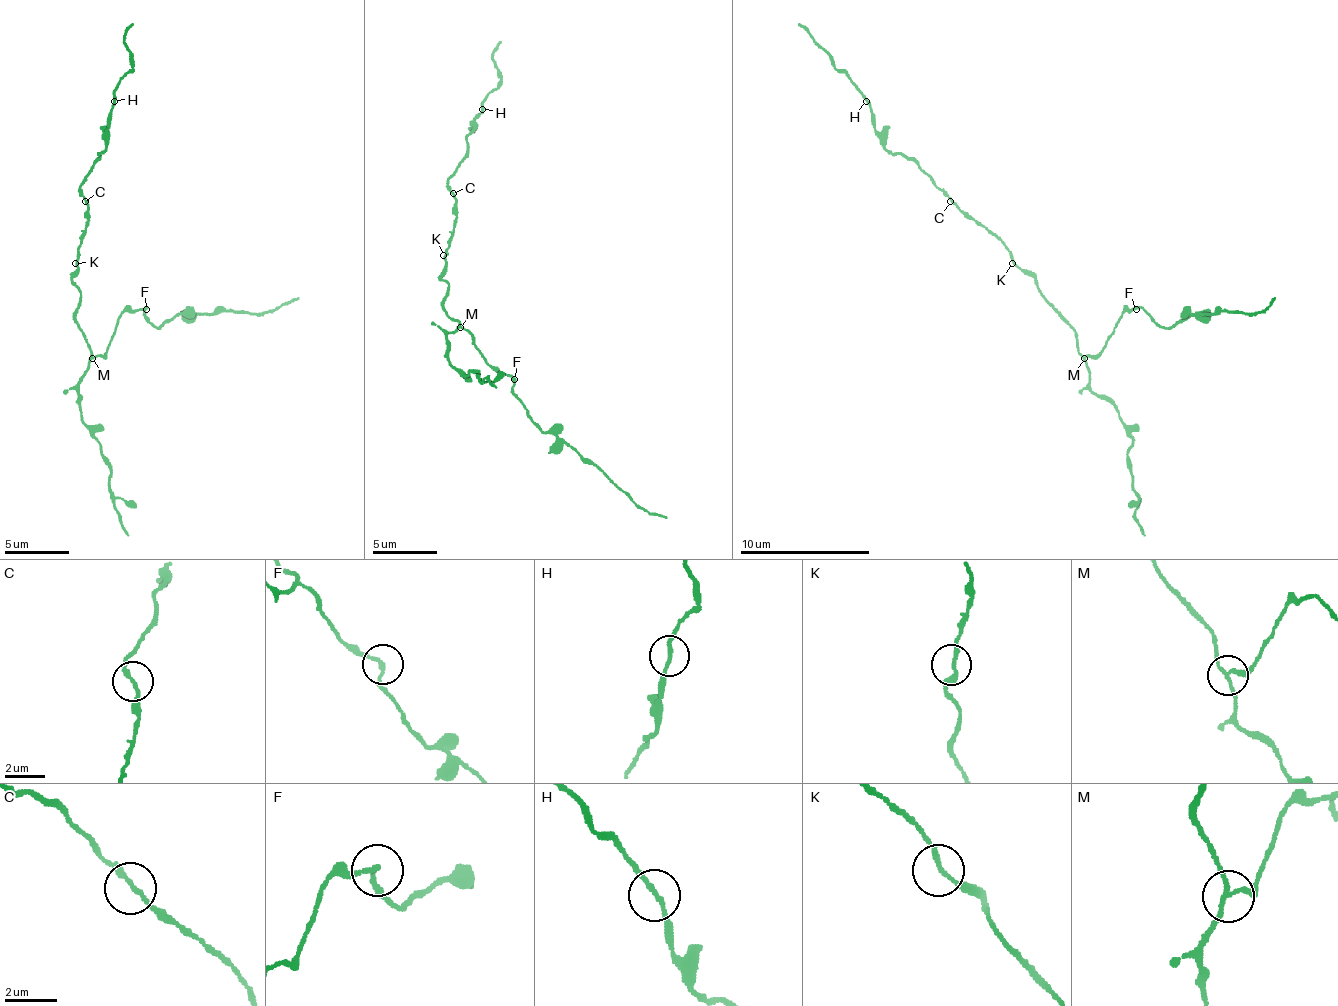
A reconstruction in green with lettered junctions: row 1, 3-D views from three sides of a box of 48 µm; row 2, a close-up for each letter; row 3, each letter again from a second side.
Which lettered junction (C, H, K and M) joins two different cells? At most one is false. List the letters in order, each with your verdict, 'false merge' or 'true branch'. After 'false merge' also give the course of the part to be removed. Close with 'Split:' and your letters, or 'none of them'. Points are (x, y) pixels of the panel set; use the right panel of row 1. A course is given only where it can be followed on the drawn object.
C: true branch
H: true branch
K: true branch
M: false merge; course (1084, 358), (1097, 354), (1123, 312), (1136, 309), (1149, 312), (1171, 328), (1188, 315), (1262, 312), (1275, 296)
Split: M

